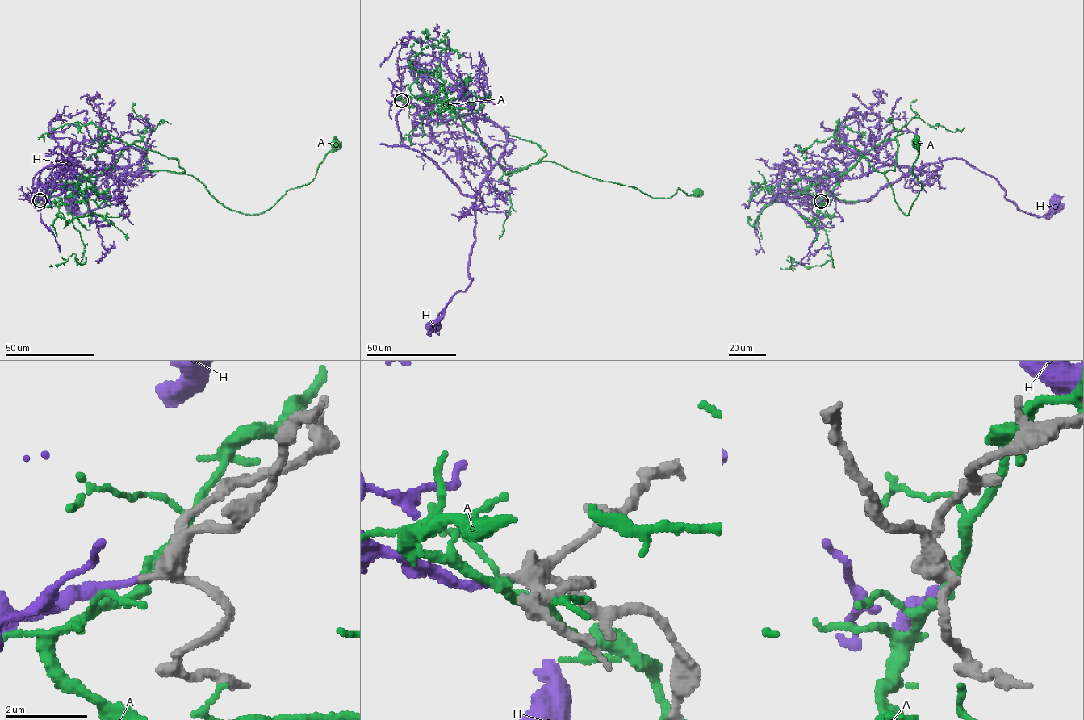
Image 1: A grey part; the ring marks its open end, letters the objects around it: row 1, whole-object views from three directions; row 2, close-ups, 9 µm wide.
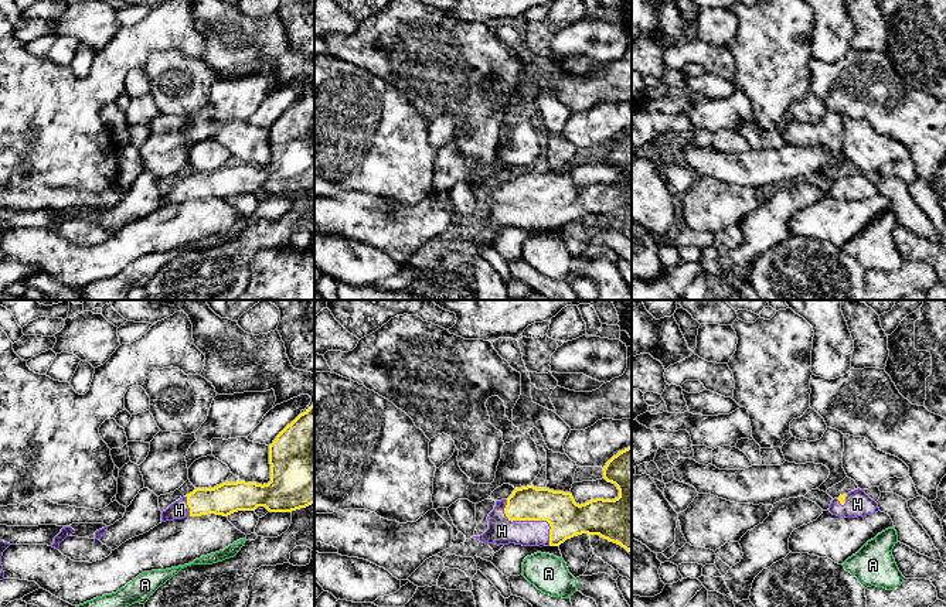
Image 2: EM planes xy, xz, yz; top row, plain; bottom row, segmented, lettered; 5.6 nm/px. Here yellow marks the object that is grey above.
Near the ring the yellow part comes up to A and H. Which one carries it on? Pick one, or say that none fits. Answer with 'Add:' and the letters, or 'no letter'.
Add: H

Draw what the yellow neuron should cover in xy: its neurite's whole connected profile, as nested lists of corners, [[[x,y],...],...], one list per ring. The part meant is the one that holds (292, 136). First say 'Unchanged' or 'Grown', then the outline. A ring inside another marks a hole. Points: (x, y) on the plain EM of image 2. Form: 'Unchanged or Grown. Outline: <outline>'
Grown. Outline: [[[314,85],[269,127],[270,164],[195,171],[161,195],[161,205],[208,197],[228,200],[265,190],[292,195],[314,187]]]

